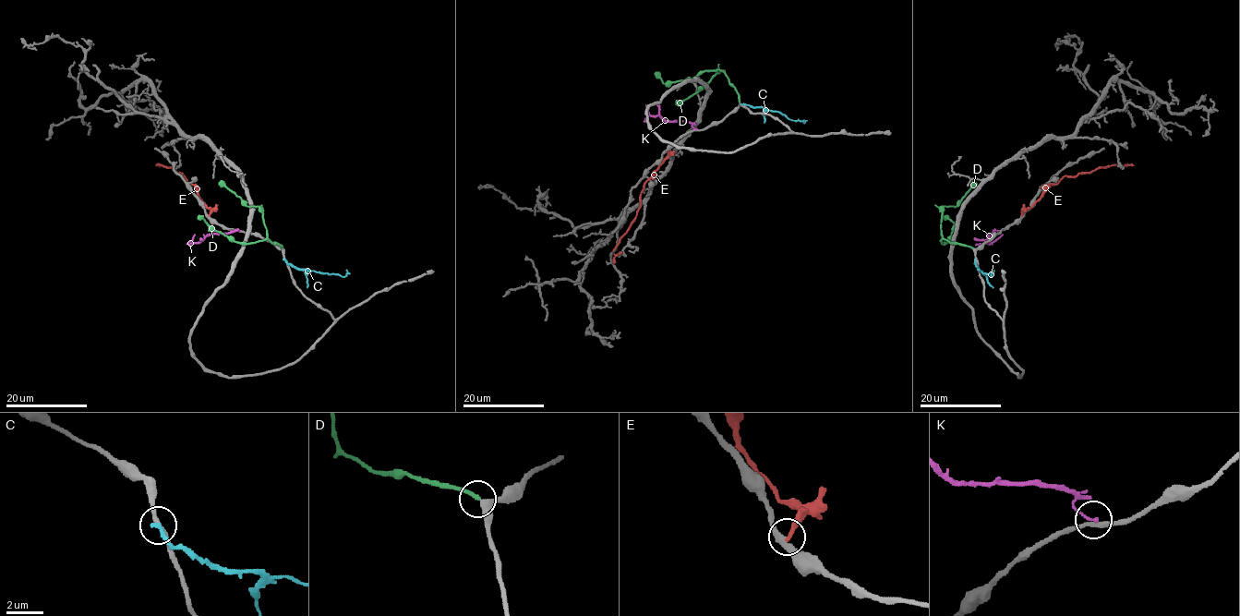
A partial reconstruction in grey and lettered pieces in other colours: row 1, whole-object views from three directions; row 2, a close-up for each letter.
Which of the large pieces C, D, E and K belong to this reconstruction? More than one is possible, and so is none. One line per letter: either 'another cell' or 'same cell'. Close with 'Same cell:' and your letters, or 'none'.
C: another cell
D: same cell
E: another cell
K: another cell
Same cell: D

